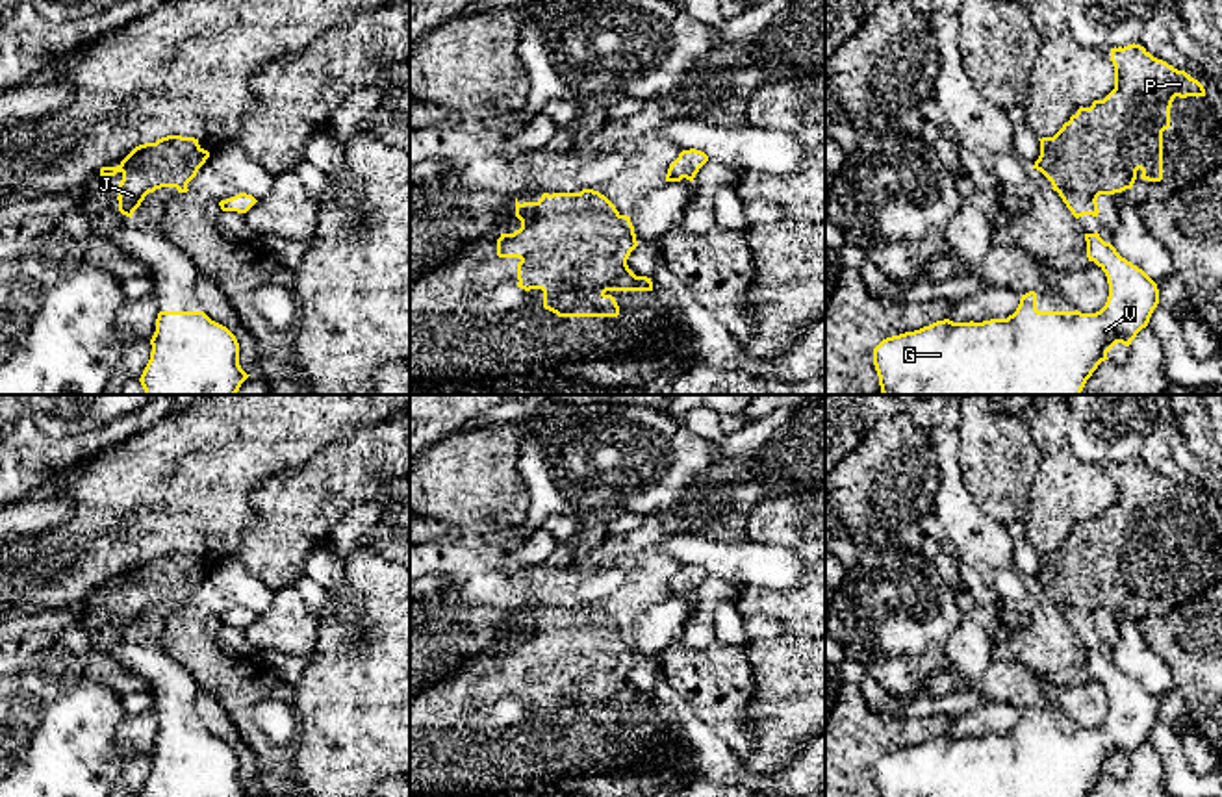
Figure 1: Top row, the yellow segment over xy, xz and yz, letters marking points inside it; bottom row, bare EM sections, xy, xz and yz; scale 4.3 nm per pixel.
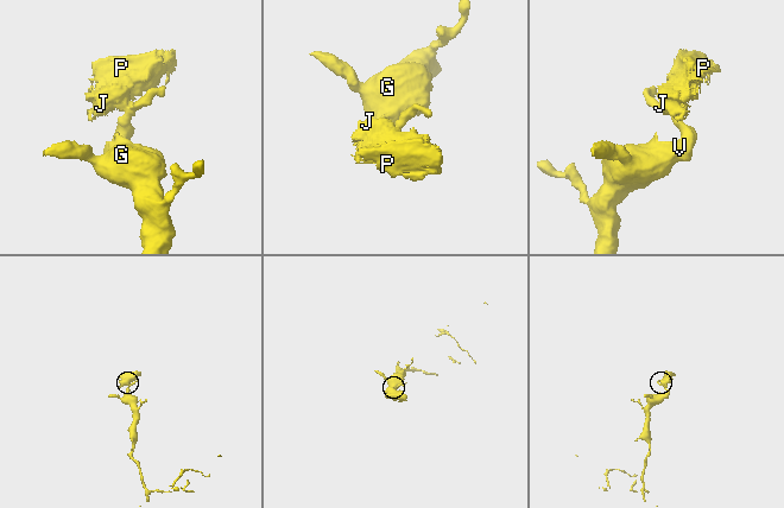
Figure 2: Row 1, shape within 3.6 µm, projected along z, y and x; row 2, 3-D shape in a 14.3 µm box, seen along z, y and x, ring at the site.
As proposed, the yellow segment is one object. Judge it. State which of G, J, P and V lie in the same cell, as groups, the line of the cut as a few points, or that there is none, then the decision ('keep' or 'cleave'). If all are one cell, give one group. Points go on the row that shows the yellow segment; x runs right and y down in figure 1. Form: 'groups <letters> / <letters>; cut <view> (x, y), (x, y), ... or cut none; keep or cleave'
groups G V / J P; cut yz (1054, 186), (1098, 195); cleave

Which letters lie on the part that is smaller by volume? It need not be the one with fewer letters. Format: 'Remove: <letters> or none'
Remove: J, P

